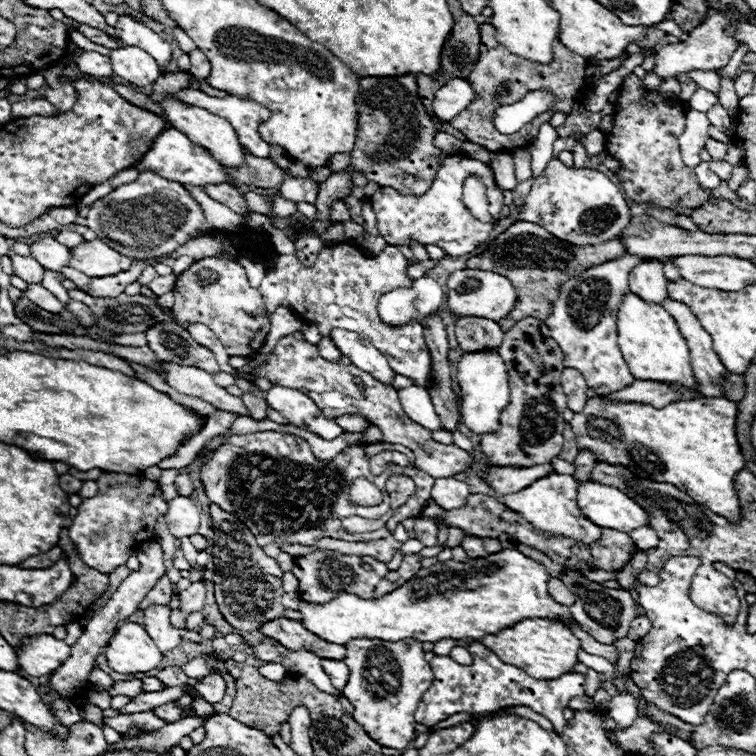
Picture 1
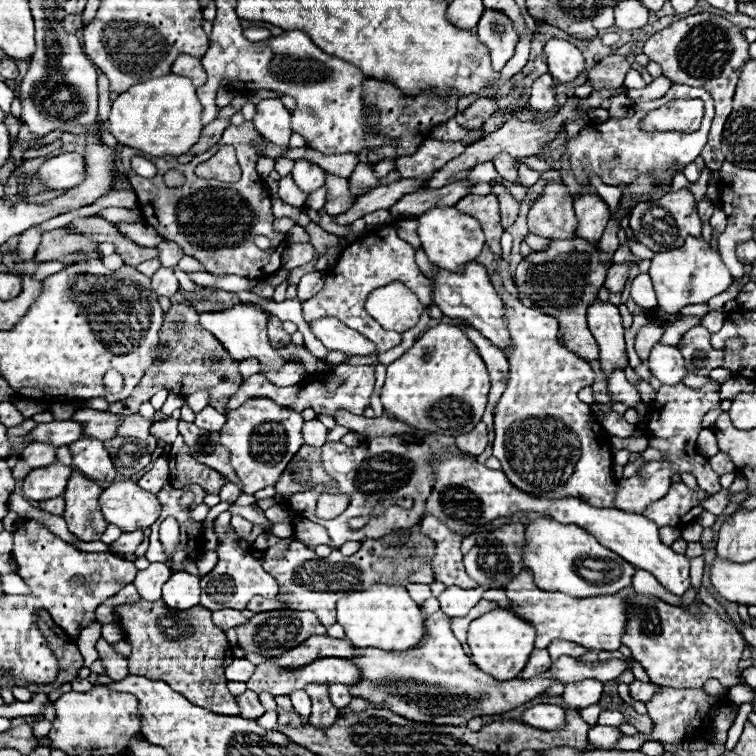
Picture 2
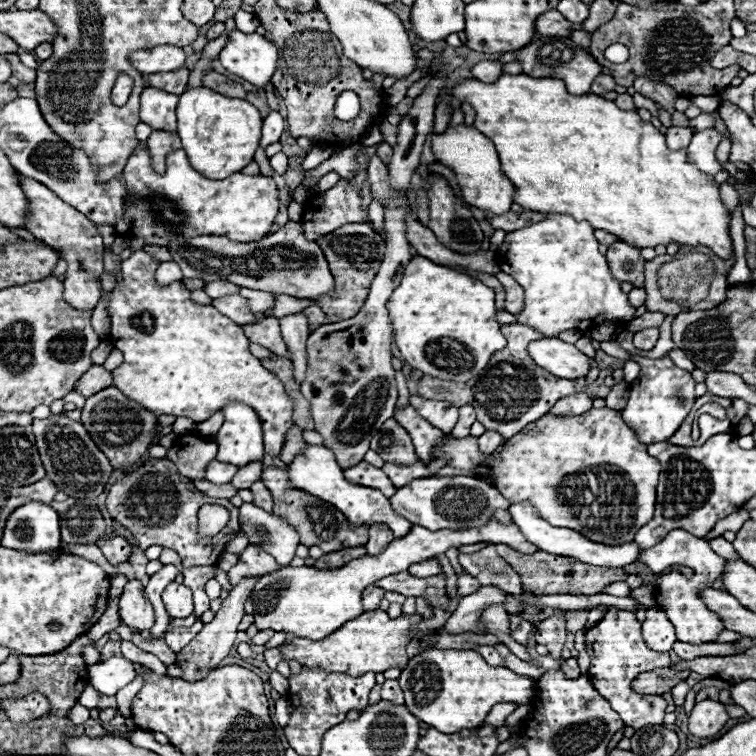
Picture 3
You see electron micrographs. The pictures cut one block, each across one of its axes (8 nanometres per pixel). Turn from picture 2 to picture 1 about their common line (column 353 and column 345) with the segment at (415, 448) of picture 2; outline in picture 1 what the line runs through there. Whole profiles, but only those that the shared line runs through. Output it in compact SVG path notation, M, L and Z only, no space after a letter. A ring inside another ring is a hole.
M254 432L254 434L232 434L224 438L222 446L206 454L200 462L200 482L204 494L210 502L218 504L222 510L234 514L240 522L244 522L250 532L256 536L258 544L264 548L268 544L312 544L320 538L340 538L348 542L366 542L388 538L396 524L402 518L416 518L422 514L424 502L430 498L430 490L434 486L434 478L426 472L418 470L414 464L394 472L402 472L414 480L416 492L408 498L408 502L396 508L394 516L386 522L384 528L370 534L348 532L340 526L340 520L354 514L354 504L348 502L350 486L356 478L364 476L374 482L378 488L384 488L390 472L384 476L372 476L370 458L390 450L390 444L378 442L370 446L350 446L342 454L338 454L332 462L320 462L312 454L306 440L282 434L282 432Z

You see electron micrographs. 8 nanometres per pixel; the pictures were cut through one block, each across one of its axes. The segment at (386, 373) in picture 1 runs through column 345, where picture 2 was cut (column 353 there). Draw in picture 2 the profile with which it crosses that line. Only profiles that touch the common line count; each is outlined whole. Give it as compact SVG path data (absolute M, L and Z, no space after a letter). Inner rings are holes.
M318 318L310 322L310 330L328 350L348 352L348 356L376 354L374 344L370 344L370 340L342 324L338 318Z

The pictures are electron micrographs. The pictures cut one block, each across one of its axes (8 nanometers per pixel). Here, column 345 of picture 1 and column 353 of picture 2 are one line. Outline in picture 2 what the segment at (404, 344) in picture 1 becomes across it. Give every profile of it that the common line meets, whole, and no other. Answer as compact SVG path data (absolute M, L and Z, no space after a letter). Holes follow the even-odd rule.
M388 226L384 230L378 230L374 234L364 236L364 240L360 240L356 244L350 244L340 254L338 264L326 276L324 290L302 304L304 306L304 320L310 322L318 316L334 316L334 318L342 320L346 326L358 330L364 338L372 340L376 344L378 354L388 352L390 348L394 348L402 342L402 336L396 332L384 330L372 316L368 316L368 312L364 310L364 302L372 290L376 290L378 286L386 286L390 282L406 284L418 296L418 300L422 300L422 304L426 304L426 306L432 304L432 296L430 296L432 284L418 270L418 266L414 262L414 248L408 242L404 242L402 238L398 238L396 230Z

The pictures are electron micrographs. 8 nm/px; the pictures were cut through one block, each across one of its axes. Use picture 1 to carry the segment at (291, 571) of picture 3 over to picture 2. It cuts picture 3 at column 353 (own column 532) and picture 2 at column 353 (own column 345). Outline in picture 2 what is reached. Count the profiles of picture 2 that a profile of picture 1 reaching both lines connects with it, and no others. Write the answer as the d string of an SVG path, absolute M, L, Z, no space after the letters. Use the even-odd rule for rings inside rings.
M374 584L362 592L350 592L338 600L338 624L342 624L346 638L358 648L380 650L408 650L424 636L424 614L402 586Z

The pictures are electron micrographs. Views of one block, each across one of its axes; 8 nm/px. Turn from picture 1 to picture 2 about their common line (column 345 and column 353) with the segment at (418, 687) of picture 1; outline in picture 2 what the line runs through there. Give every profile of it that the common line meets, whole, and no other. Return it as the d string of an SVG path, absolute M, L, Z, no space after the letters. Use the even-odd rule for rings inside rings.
M444 612L424 616L424 624L428 630L428 640L420 648L410 648L406 652L378 652L378 648L364 648L358 660L354 660L354 664L362 668L362 684L350 686L350 694L376 704L386 702L388 710L394 710L410 720L462 726L474 716L502 714L524 702L530 702L532 698L550 688L552 678L556 678L562 684L586 678L610 682L620 678L630 668L630 660L614 658L604 662L582 662L578 658L562 656L554 660L550 670L542 676L530 680L496 680L468 660L468 656L462 650L462 644L452 634L450 618Z

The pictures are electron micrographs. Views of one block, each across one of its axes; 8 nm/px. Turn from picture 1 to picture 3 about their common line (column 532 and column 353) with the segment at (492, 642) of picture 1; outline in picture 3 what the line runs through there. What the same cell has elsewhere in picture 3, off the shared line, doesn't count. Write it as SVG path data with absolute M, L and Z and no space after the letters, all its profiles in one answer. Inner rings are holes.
M374 610L360 614L330 636L316 642L290 636L278 650L282 654L282 660L286 662L296 660L306 668L324 668L324 672L346 672L348 676L362 676L362 672L384 672L386 668L394 668L394 664L398 664L400 668L408 664L406 646L410 642L408 632L412 624L414 618L410 616L390 620L384 610Z

